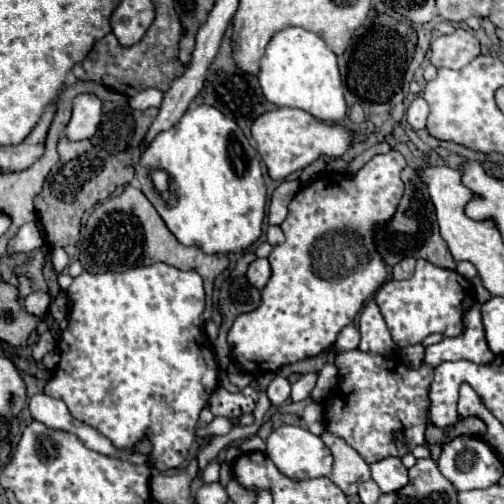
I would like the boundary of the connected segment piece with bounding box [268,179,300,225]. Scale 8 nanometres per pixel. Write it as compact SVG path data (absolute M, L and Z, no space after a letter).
M284 181L276 187L276 191L272 193L270 199L270 207L268 207L268 223L270 225L280 225L286 215L288 215L288 205L294 199L294 195L300 189L300 181Z

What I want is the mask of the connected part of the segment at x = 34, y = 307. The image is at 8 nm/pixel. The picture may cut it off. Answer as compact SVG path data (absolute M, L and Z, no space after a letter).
M32 291L26 299L24 299L24 307L28 313L42 317L48 311L50 305L50 293L42 293L42 291Z

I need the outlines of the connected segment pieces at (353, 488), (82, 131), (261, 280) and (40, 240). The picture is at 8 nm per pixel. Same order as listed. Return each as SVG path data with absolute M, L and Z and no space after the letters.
M324 429L322 433L322 441L334 455L330 479L344 491L344 495L356 495L358 485L370 479L368 463L342 437L332 435L328 429Z
M82 93L74 97L72 105L72 119L66 127L66 137L72 141L92 137L102 117L102 101L94 93Z
M256 259L250 267L248 267L248 273L246 273L246 279L250 283L250 287L254 289L264 289L264 285L268 283L270 279L270 263L268 259Z
M36 221L26 223L20 227L18 235L14 237L14 247L12 247L12 255L16 253L28 253L32 249L38 249L44 245L44 237L42 237L42 229Z

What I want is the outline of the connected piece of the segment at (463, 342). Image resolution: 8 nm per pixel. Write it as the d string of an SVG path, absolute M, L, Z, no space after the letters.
M478 303L466 311L462 335L446 337L436 345L426 347L424 355L424 363L430 365L432 369L444 361L460 361L460 359L468 359L472 363L490 363L494 359L494 353L488 349L484 337Z

